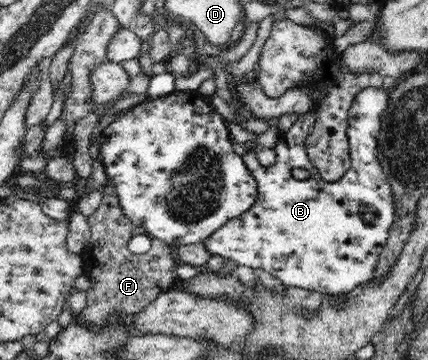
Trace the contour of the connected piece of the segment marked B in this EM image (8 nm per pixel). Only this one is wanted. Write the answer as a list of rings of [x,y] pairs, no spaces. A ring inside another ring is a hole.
[[[372,87],[356,95],[349,111],[347,131],[351,167],[338,181],[324,181],[307,154],[305,139],[316,119],[312,110],[299,115],[289,131],[281,134],[280,145],[273,147],[278,159],[272,167],[262,167],[257,161],[257,152],[248,148],[242,160],[257,183],[258,193],[255,204],[242,215],[227,221],[202,241],[210,255],[232,259],[238,266],[245,265],[252,269],[268,271],[290,288],[317,291],[332,297],[350,293],[355,287],[369,284],[375,276],[379,257],[391,236],[392,224],[395,223],[396,208],[393,191],[377,159],[377,139],[382,129],[384,109],[389,103],[389,93],[388,89]],[[294,168],[309,171],[310,178],[296,180],[292,176]]]

